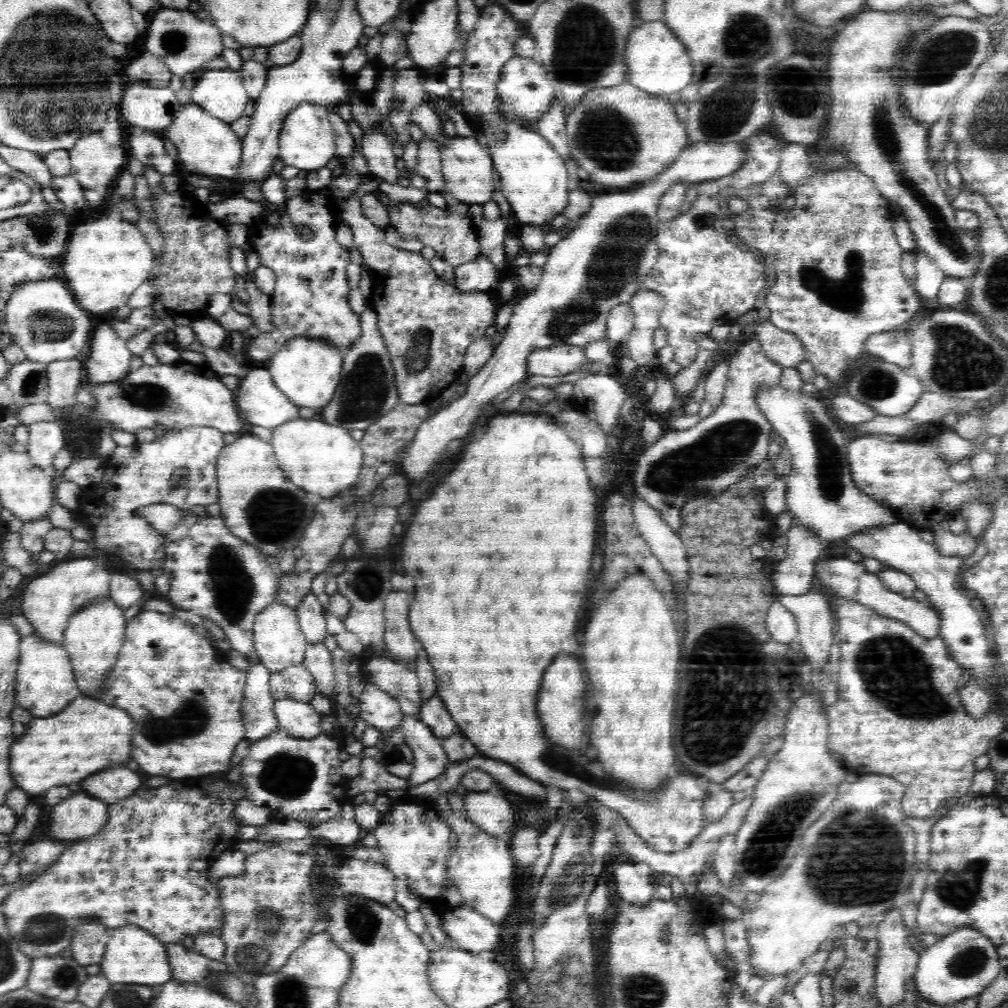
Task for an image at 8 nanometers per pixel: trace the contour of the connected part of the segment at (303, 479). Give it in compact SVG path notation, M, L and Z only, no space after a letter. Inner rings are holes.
M295 418L278 425L271 432L269 442L278 466L296 487L319 494L323 499L331 499L358 480L363 466L363 452L359 441L354 440L349 431L322 420Z

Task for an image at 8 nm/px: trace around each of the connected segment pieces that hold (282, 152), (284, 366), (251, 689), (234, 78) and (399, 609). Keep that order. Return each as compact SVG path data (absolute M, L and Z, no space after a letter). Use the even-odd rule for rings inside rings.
M302 103L292 110L282 126L279 135L278 161L285 166L295 166L300 170L316 170L328 164L328 161L337 154L336 137L334 129L328 119L330 109L310 103Z
M292 337L267 361L266 367L274 384L296 406L322 408L336 392L343 372L343 351L312 337Z
M261 663L251 664L247 670L247 683L241 715L245 724L245 738L257 741L278 730L274 712L277 699L270 692L271 671Z
M230 69L206 70L197 74L190 94L194 104L228 124L243 117L246 104L251 100L239 72Z
M393 591L388 594L383 606L385 626L384 643L388 647L389 656L394 661L410 662L423 649L414 631L408 624L408 608L412 602L412 594Z

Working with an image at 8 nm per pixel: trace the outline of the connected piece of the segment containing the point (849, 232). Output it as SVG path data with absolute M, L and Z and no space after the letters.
M840 167L834 169L832 172L814 173L807 177L806 182L802 186L798 186L795 190L795 206L789 211L776 212L775 209L760 210L758 214L758 208L750 208L738 198L732 198L729 200L729 225L734 228L736 236L741 244L745 244L748 248L756 248L758 252L765 254L768 258L766 269L770 272L771 279L768 285L768 294L765 299L765 305L771 311L769 317L772 324L778 329L787 330L792 334L796 334L800 343L803 344L805 360L812 363L815 371L819 374L823 374L831 381L837 381L840 377L846 375L846 370L849 372L848 364L856 362L860 358L860 354L864 353L864 343L870 336L874 334L880 334L882 332L889 332L908 322L910 318L916 316L918 308L920 308L920 302L922 298L917 294L917 290L912 283L912 280L908 280L902 270L902 254L905 250L899 245L897 236L895 235L894 217L896 213L890 210L890 202L886 198L880 195L878 187L873 180L862 174L856 167Z

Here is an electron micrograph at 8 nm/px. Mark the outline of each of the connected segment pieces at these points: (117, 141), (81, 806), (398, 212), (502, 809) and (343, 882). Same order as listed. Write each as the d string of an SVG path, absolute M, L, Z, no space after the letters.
M114 108L114 110L108 110L107 119L105 120L104 126L100 129L100 133L92 133L82 135L75 143L74 146L69 150L71 158L70 175L74 176L84 190L94 189L98 186L106 186L108 192L108 186L118 178L116 172L122 172L124 170L124 164L126 164L126 152L122 148L116 148L122 144L122 128L118 122L120 117L120 110Z
M71 794L54 806L49 820L49 837L56 838L66 846L80 839L98 834L108 822L109 805L90 794Z
M458 201L440 209L430 204L420 208L412 203L387 202L387 211L390 218L389 224L398 232L405 244L410 239L418 238L424 246L435 249L436 256L444 258L450 266L466 264L481 254L479 239L468 217L467 203Z
M495 790L468 792L463 801L465 817L485 833L505 838L514 832L512 804Z
M352 858L339 867L335 886L346 895L362 895L388 904L395 899L395 883L386 865Z

